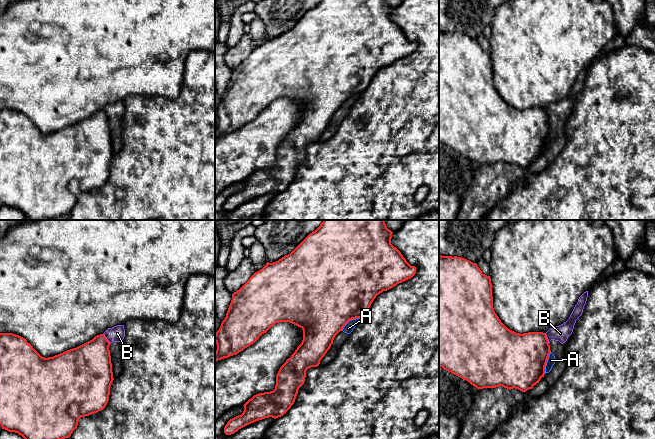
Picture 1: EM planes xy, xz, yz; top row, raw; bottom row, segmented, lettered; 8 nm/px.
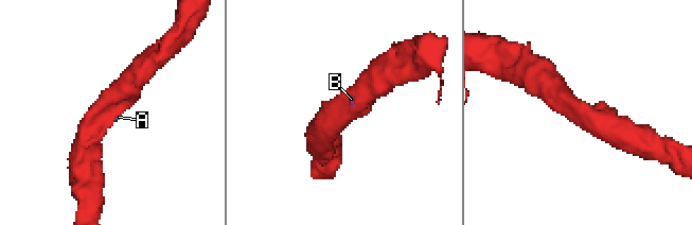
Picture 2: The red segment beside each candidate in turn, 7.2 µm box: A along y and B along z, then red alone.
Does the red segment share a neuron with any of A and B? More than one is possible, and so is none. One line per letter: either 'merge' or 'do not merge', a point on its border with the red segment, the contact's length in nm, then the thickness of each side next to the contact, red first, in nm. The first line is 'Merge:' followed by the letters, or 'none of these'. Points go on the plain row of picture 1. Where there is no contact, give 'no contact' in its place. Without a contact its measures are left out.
Merge: none of these
A: do not merge | yz (546, 138) | 200 nm | 440/70 nm
B: do not merge | yz (546, 114) | 90 nm | 380/130 nm

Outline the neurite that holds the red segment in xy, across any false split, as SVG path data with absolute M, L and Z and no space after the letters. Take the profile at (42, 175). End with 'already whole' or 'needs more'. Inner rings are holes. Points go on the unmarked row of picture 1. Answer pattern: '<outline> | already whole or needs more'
M0 109L0 201L21 211L27 220L69 214L81 193L103 186L114 156L110 118L104 110L53 133L42 133L27 116Z | already whole

